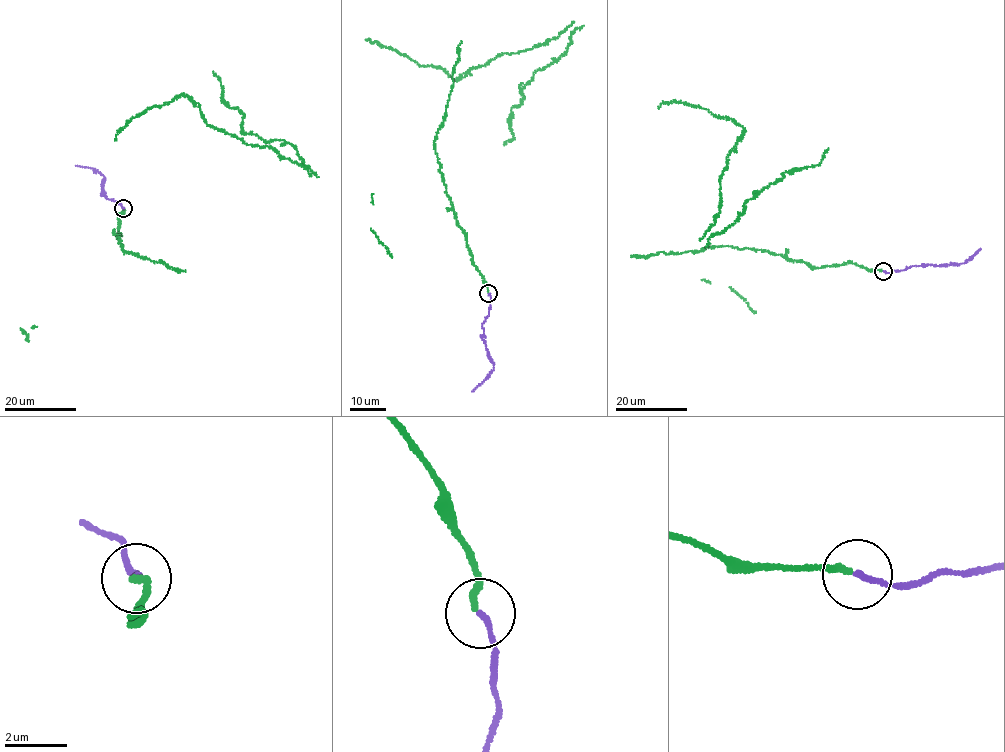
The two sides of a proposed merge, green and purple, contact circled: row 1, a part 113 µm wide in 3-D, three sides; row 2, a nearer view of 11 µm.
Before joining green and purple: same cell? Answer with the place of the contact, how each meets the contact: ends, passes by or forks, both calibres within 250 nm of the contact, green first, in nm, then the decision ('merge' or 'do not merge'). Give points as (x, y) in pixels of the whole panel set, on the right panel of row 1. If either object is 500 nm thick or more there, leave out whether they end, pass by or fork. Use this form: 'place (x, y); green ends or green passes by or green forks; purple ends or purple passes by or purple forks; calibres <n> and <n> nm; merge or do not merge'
place (883, 271); green ends; purple ends; calibres 200 and 180 nm; merge

